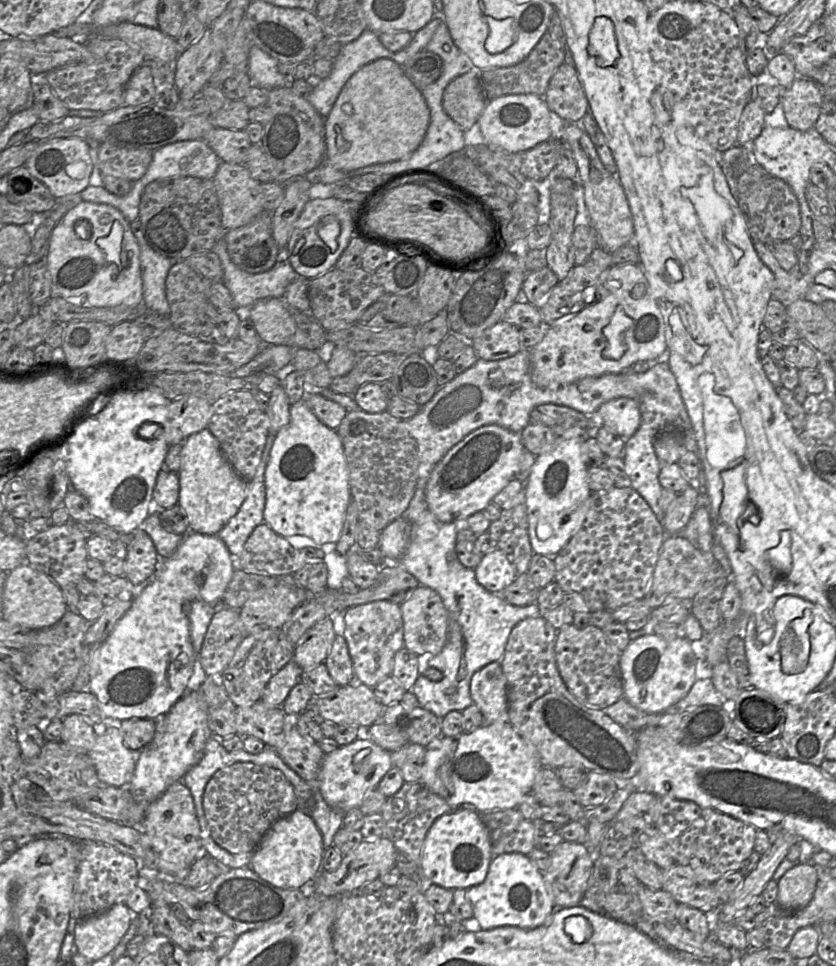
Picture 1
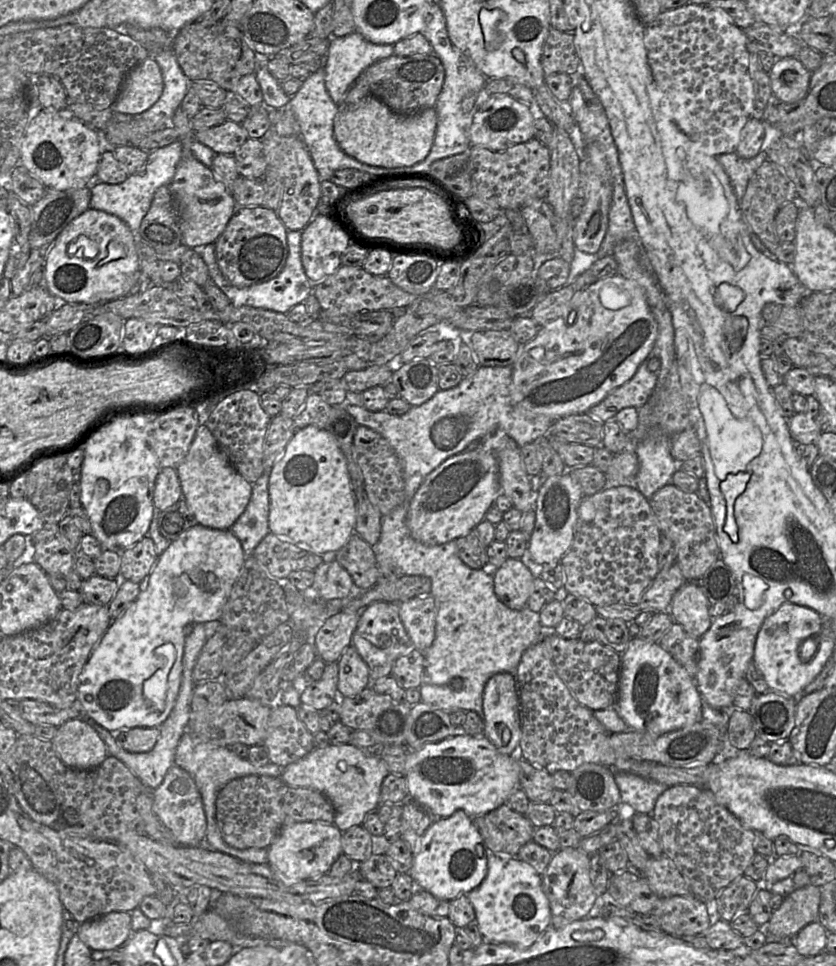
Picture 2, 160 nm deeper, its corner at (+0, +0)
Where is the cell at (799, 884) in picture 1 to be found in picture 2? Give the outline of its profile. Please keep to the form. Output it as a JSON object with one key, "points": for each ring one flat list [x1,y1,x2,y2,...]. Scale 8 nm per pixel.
{"points":[[811,883,804,887,796,888,793,892,784,897,781,906,772,912,770,920,763,927,767,935,767,942,793,940,795,935,807,924,817,921,820,900,820,888]]}

